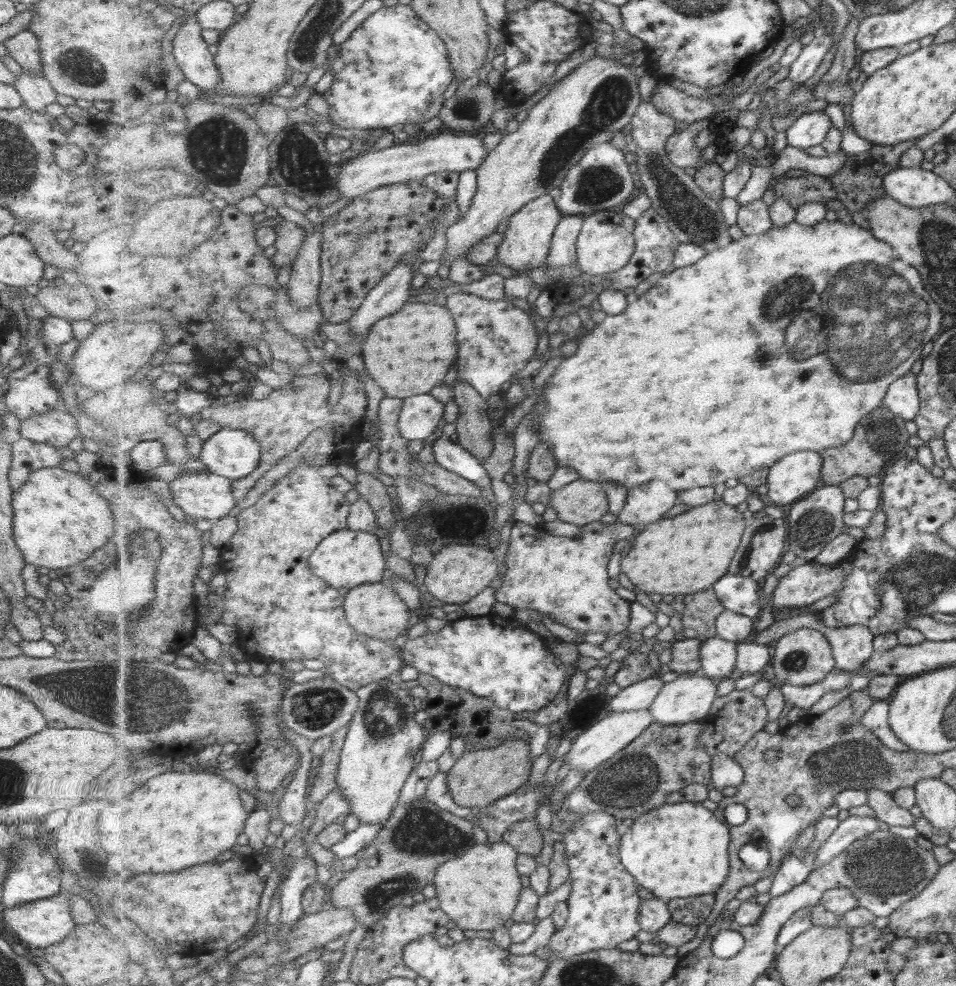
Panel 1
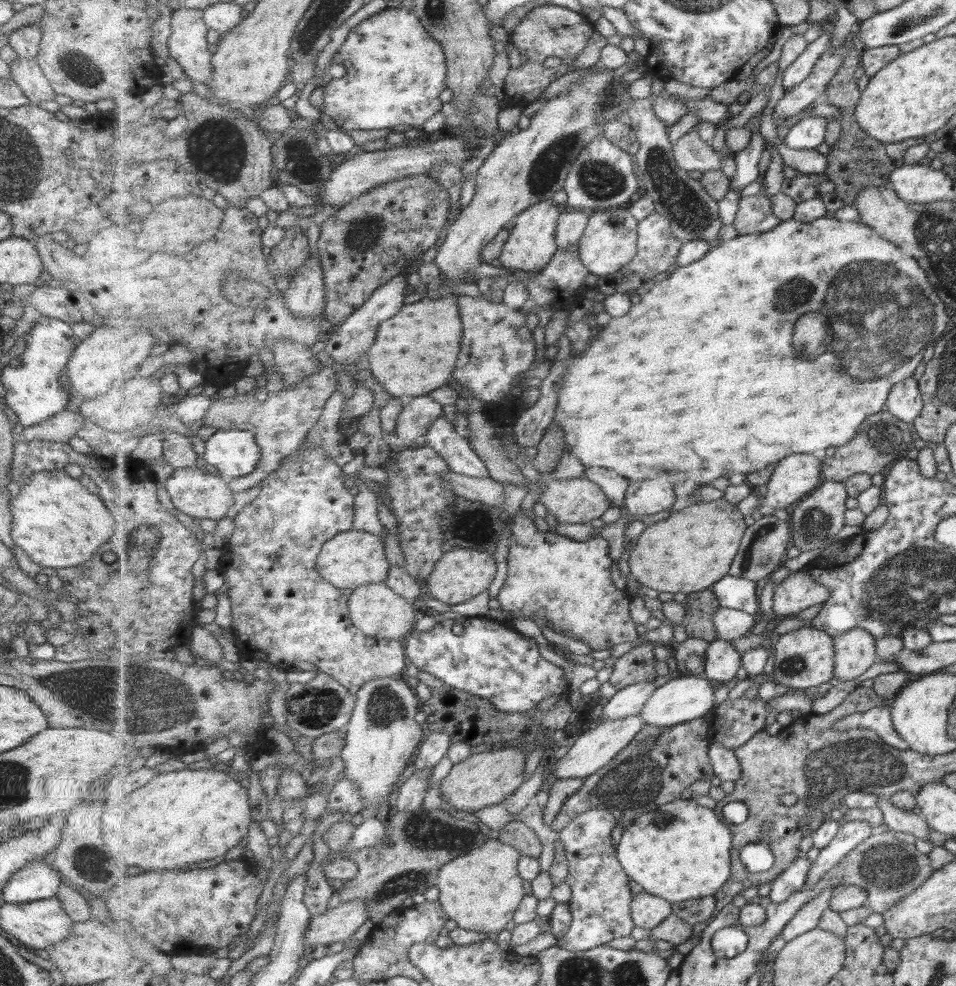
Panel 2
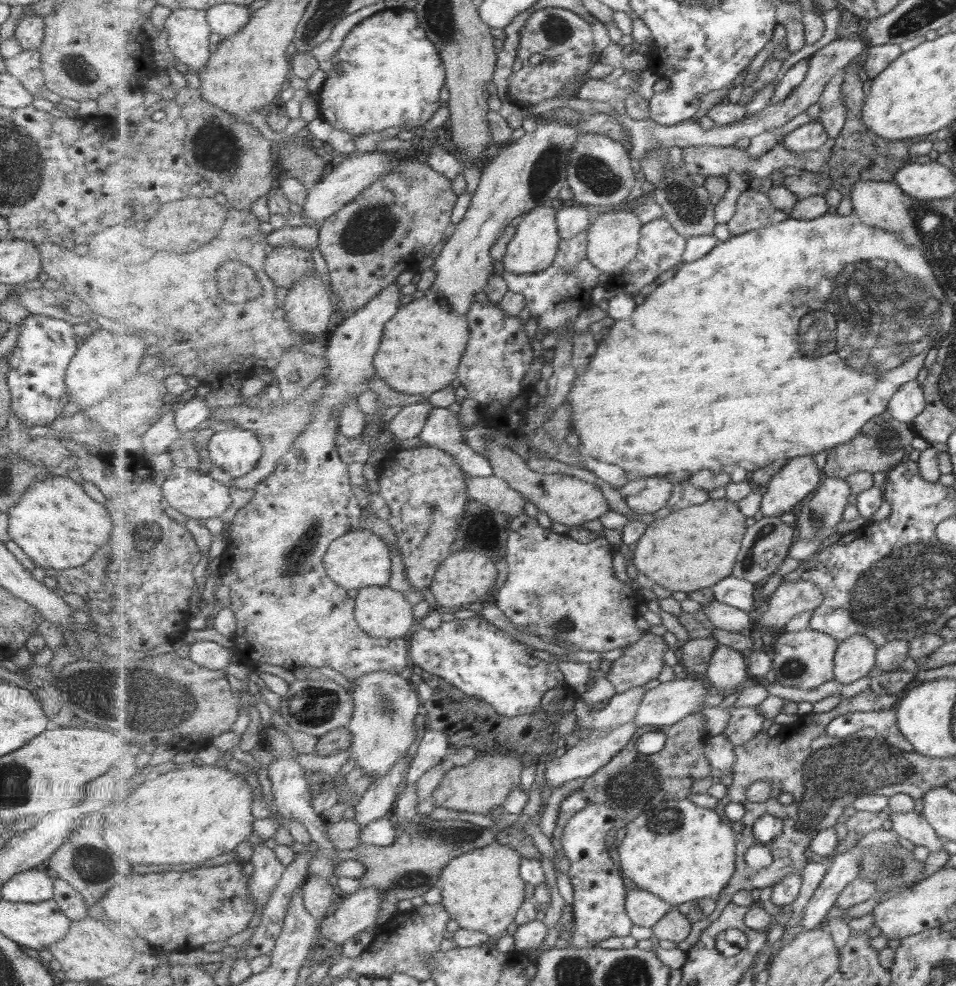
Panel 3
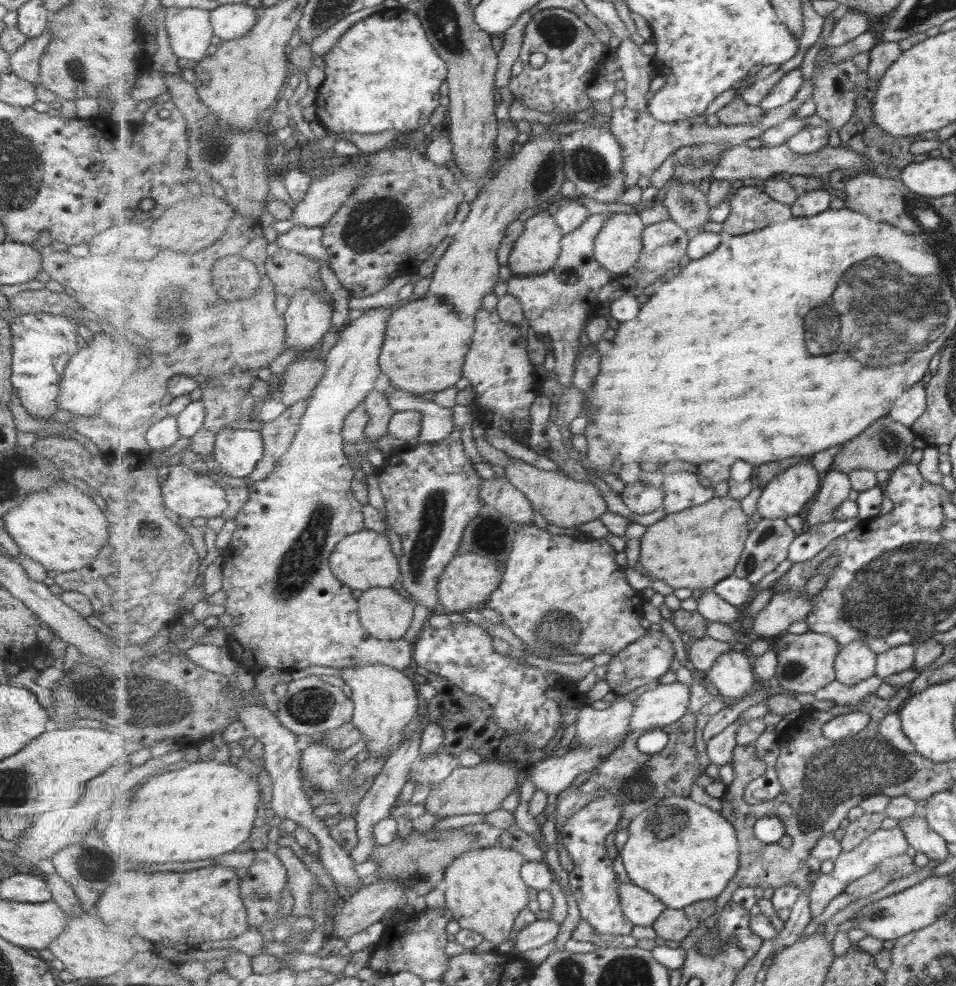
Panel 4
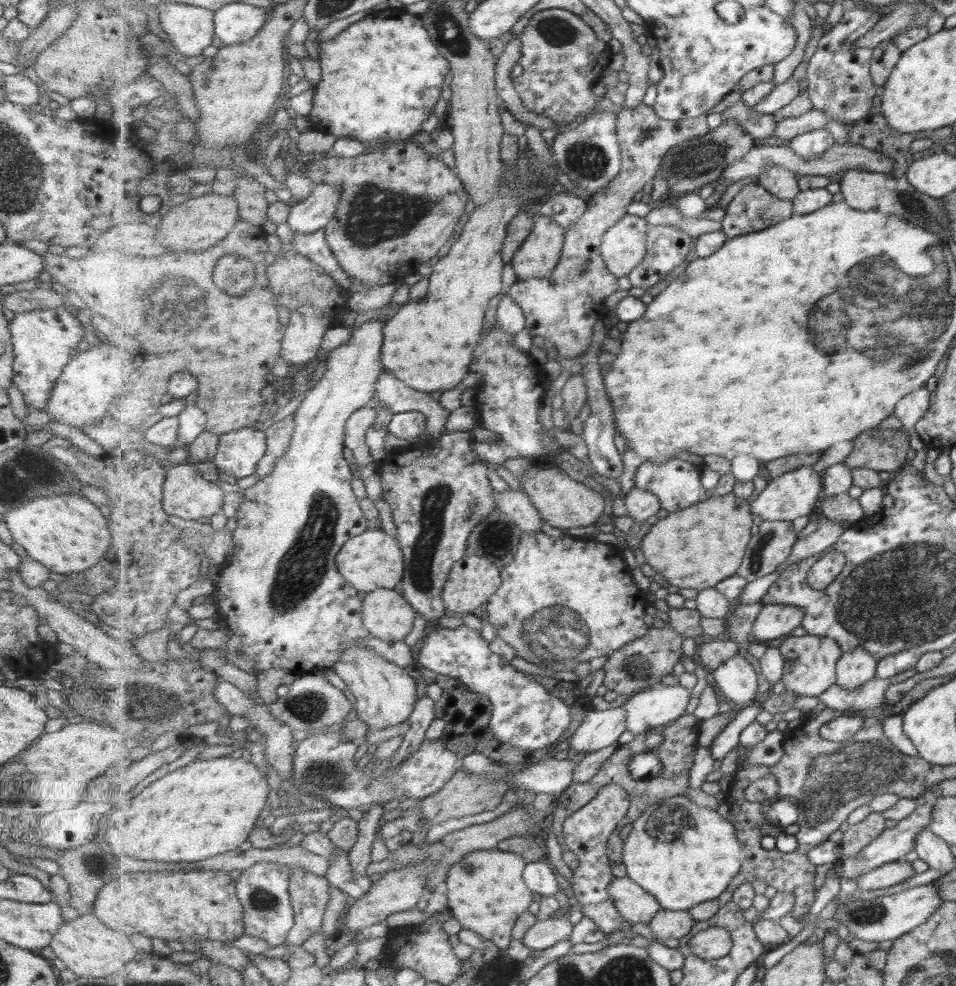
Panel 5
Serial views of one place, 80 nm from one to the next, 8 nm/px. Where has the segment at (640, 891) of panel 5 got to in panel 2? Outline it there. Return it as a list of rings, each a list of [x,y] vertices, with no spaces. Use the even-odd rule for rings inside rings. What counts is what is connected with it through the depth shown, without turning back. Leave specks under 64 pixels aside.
[[[647,893],[633,895],[631,903],[631,916],[641,928],[649,930],[659,926],[673,913],[672,903],[659,896]]]

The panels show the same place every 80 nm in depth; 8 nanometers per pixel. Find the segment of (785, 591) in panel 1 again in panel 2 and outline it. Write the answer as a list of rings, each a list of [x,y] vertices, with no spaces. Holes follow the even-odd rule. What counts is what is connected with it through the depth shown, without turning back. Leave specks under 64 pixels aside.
[[[803,568],[793,571],[774,587],[772,610],[778,621],[792,618],[802,610],[825,603],[831,595],[829,587],[819,583]]]

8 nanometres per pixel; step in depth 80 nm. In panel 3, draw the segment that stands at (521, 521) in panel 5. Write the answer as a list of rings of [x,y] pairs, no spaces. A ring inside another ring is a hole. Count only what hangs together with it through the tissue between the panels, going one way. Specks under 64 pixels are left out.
[[[498,476],[474,477],[466,480],[470,497],[499,512],[510,514],[513,518],[522,515],[523,494],[509,486],[504,478]]]

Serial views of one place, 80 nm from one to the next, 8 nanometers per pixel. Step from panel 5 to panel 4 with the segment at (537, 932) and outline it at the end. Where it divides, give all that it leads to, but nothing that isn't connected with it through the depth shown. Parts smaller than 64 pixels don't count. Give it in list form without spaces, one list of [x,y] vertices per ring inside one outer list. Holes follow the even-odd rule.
[[[551,919],[532,922],[518,932],[515,941],[516,948],[523,953],[525,950],[541,948],[548,942],[553,942],[563,930],[560,924]]]

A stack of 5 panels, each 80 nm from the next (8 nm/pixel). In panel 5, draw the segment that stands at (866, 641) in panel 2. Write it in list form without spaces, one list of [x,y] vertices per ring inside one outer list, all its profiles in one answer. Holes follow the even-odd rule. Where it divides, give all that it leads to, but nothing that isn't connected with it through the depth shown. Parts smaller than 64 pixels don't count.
[[[848,650],[838,660],[838,682],[844,689],[855,690],[878,673],[878,659],[868,650]]]

